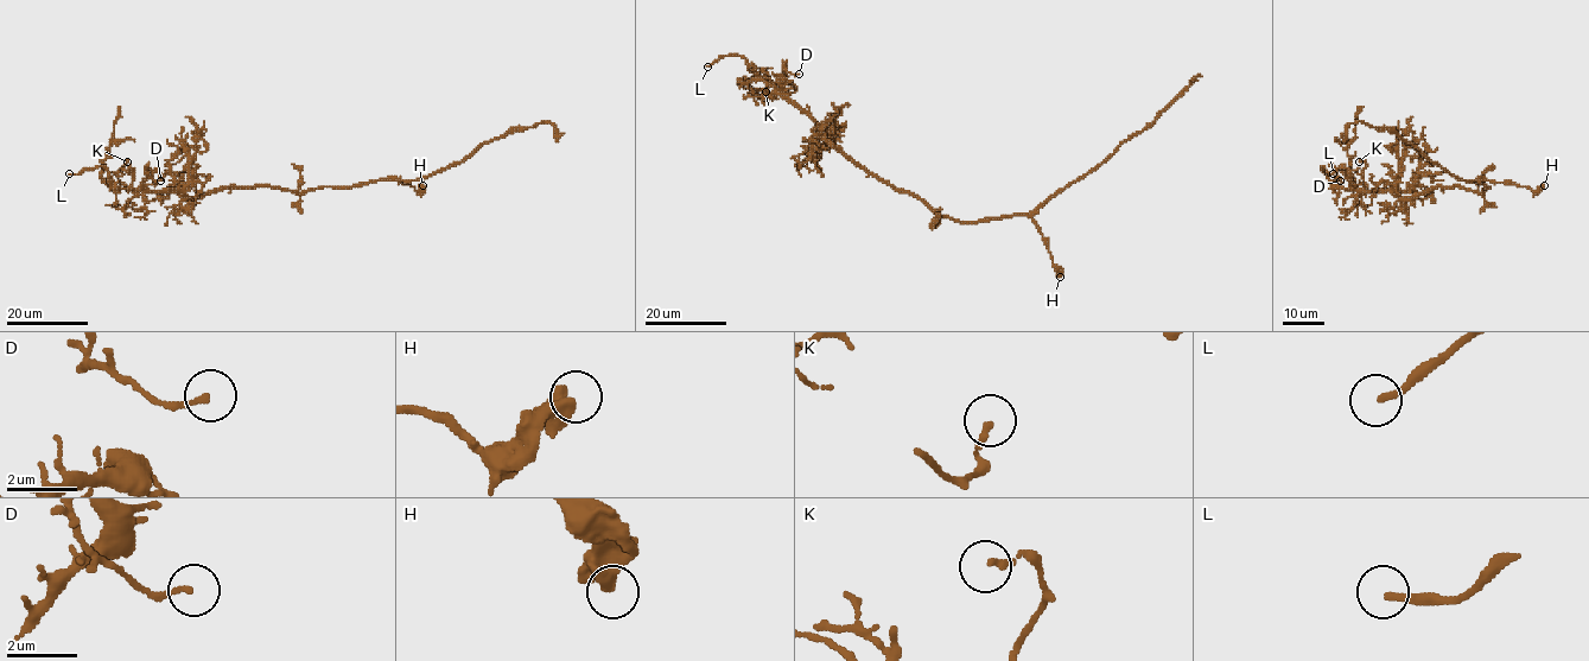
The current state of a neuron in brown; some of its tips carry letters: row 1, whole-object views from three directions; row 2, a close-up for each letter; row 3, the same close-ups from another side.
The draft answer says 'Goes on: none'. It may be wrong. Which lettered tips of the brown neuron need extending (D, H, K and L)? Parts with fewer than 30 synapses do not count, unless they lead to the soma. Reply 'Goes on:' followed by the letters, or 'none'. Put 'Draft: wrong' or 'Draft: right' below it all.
Goes on: L
Draft: wrong

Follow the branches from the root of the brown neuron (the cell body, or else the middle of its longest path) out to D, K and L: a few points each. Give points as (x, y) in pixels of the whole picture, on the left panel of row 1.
D: (299, 192), (220, 186), (185, 197), (178, 191), (141, 188), (150, 175), (147, 165), (146, 173), (160, 180)
K: (299, 192), (272, 186), (220, 186), (194, 197), (178, 191), (134, 192), (119, 178), (127, 161)
L: (299, 192), (272, 186), (220, 186), (185, 197), (178, 191), (118, 189), (103, 166), (69, 173)

